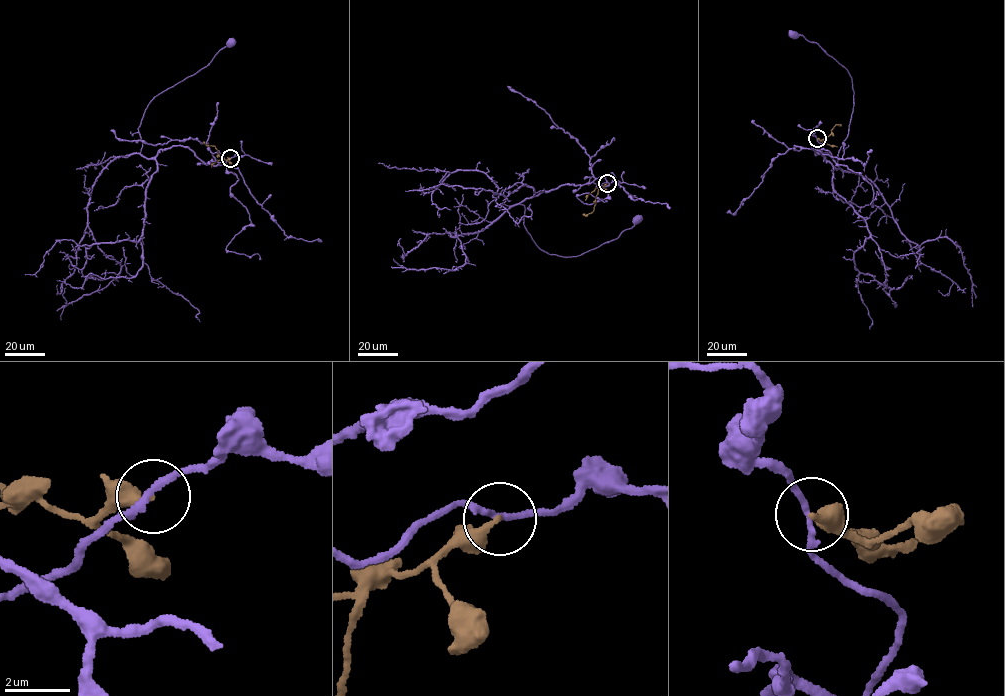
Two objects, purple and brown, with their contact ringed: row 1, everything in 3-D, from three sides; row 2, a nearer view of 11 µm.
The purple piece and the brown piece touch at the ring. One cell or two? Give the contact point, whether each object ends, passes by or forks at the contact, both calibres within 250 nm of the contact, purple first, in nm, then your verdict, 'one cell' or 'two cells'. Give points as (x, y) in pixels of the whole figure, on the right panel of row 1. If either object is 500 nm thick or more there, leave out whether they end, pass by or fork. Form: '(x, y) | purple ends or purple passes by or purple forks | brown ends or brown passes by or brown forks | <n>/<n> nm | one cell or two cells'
(817, 138) | purple passes by | brown ends | 190/260 nm | two cells

